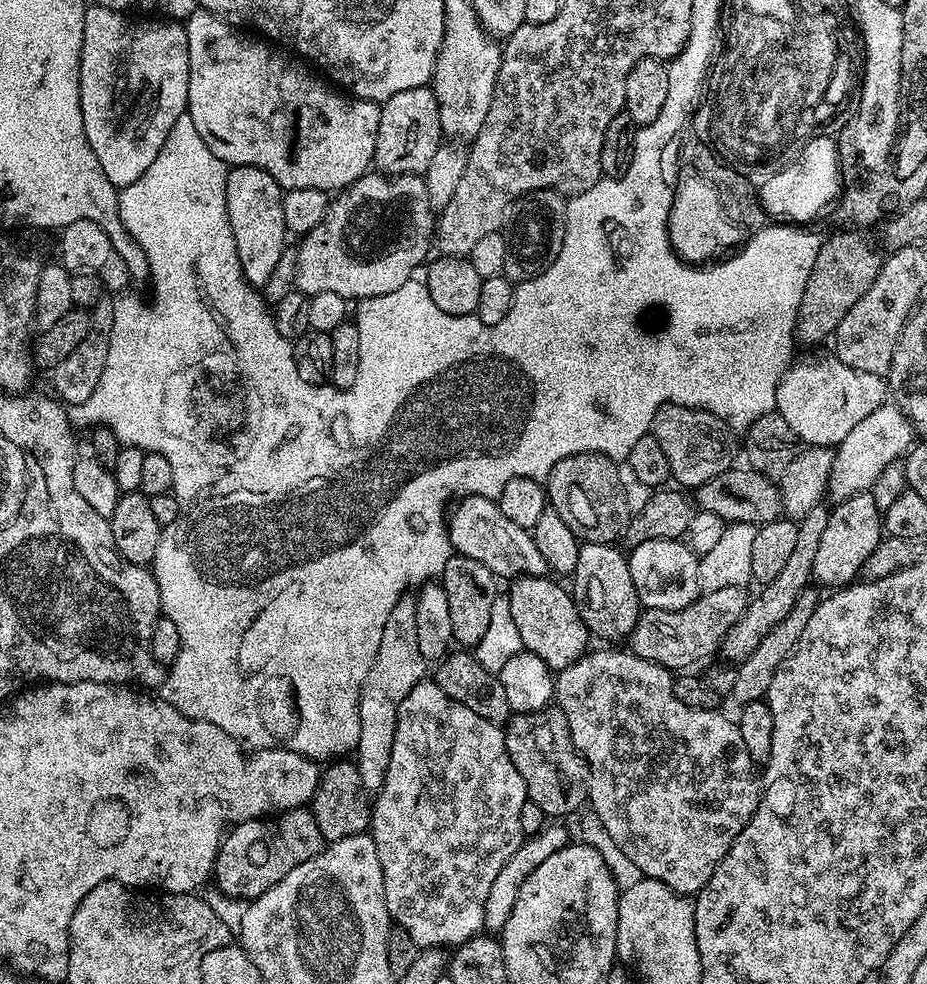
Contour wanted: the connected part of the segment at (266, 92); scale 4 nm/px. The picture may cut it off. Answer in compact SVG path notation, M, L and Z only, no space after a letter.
M198 10L190 14L186 22L186 38L190 54L186 115L194 118L202 142L206 142L206 146L210 146L225 164L266 170L266 174L270 174L270 178L277 180L285 190L313 188L329 194L348 188L373 167L372 155L380 121L377 101L357 100L333 90L319 75L308 73L307 63L277 50L263 39L245 34L213 12Z

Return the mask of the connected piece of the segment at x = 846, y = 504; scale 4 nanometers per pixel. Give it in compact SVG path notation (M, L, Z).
M871 491L854 494L835 507L828 513L826 531L822 534L812 571L813 581L817 585L825 584L828 590L846 588L853 583L860 576L866 558L874 554L882 539L882 510L874 502Z

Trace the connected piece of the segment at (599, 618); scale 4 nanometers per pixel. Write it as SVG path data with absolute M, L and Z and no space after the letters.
M581 543L578 566L574 566L570 577L570 591L578 614L593 637L601 636L604 642L627 641L631 637L642 605L634 590L634 578L630 578L628 557L623 551L620 553L612 544Z

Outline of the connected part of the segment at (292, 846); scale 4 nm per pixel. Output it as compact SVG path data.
M307 807L291 808L289 812L279 813L275 818L246 820L237 824L221 839L220 853L216 855L214 884L225 896L233 897L241 902L254 901L270 886L282 882L294 866L314 858L325 847L322 830L318 830L318 822L314 822L311 811Z

